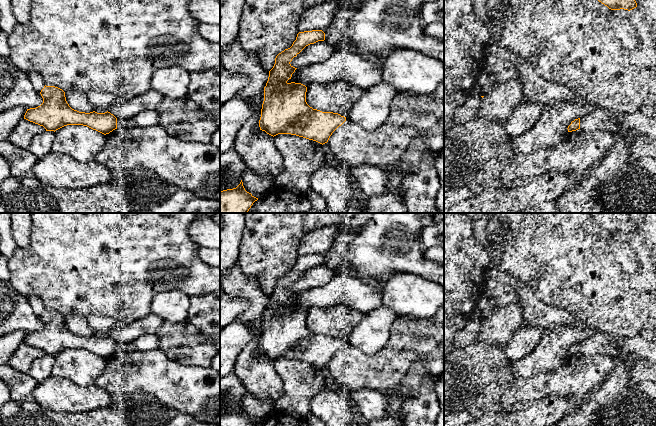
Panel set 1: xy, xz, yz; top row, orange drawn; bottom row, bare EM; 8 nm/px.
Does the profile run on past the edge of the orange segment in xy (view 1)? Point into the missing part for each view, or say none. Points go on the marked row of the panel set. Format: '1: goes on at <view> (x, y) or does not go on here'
1: does not go on here

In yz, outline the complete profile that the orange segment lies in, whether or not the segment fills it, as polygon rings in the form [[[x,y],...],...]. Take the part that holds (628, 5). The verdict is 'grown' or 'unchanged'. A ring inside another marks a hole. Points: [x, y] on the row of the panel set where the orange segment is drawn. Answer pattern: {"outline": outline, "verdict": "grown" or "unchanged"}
{"outline": [[[598,0],[611,10],[632,10],[637,7],[635,0]]], "verdict": "unchanged"}

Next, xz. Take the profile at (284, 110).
{"outline": [[[322,30],[299,32],[292,46],[276,56],[264,87],[260,130],[273,137],[291,134],[323,145],[346,121],[346,117],[338,113],[313,109],[306,102],[307,87],[301,83],[287,82],[297,69],[290,64],[292,59],[306,46],[324,40]]], "verdict": "unchanged"}

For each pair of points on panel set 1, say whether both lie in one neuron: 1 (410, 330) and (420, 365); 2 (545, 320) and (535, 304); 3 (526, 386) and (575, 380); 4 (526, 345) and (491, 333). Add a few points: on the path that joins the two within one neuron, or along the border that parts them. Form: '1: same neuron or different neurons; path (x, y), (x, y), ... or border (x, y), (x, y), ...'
1: different neurons; border (414, 361), (425, 357), (426, 370), (433, 377)
2: same neuron; path (541, 317), (535, 311), (535, 308)
3: same neuron; path (538, 385), (546, 379), (563, 380)
4: different neurons; border (524, 323), (503, 346)

